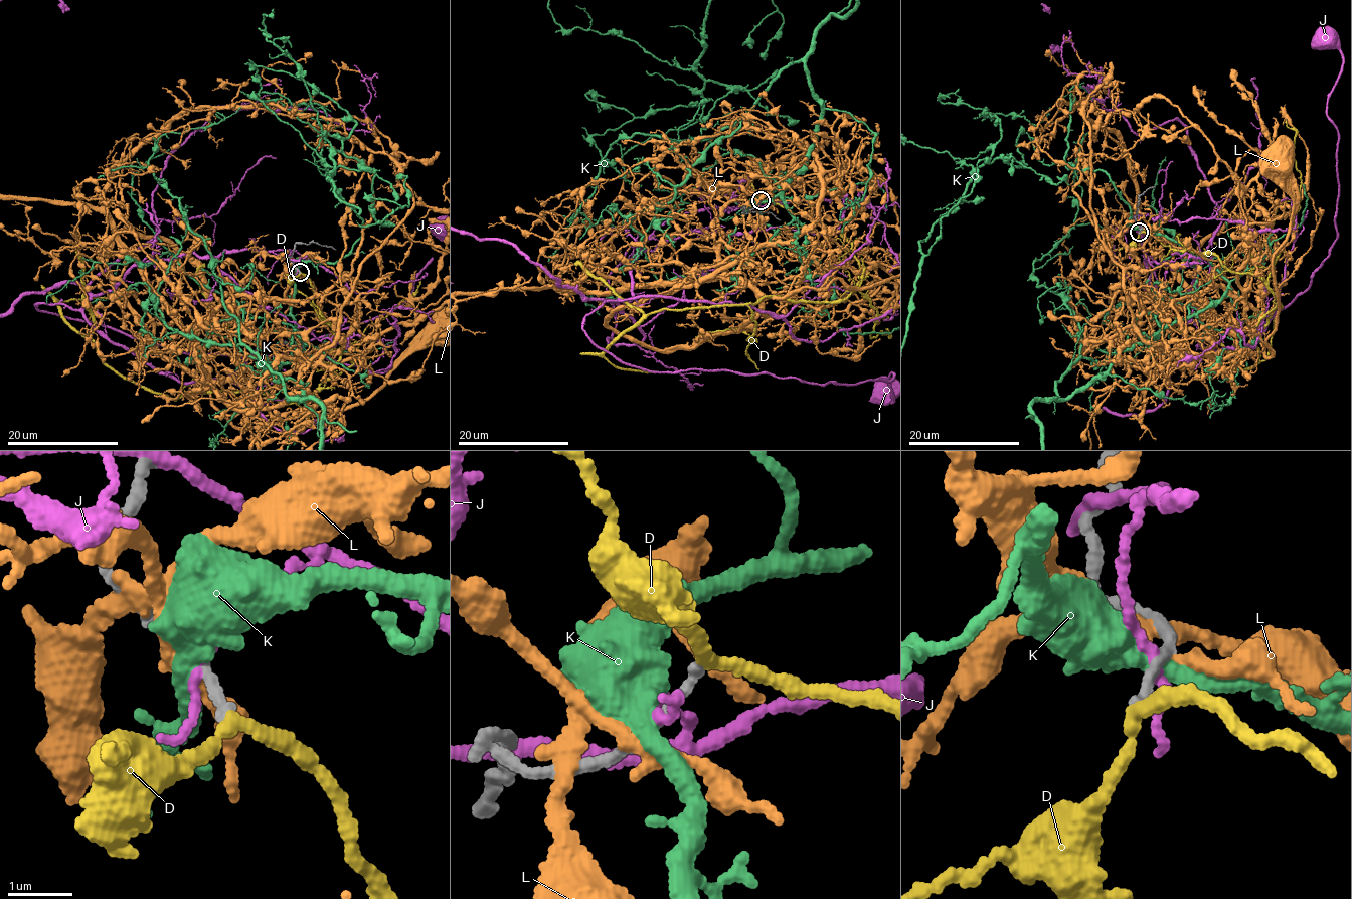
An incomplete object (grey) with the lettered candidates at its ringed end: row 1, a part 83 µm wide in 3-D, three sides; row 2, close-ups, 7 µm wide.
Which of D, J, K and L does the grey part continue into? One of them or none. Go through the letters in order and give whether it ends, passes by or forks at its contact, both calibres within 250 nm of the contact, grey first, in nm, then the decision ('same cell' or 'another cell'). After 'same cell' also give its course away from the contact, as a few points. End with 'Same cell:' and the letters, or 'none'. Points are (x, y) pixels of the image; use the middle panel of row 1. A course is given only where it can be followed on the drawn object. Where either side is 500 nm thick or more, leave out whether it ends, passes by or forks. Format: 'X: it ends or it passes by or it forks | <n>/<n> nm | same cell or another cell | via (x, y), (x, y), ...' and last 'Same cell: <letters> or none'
D: it passes by | 140/170 nm | another cell
J: it passes by | 180/110 nm | another cell
K: it passes by | 130/440 nm | another cell
L: it forks | 150/200 nm | another cell
Same cell: none

